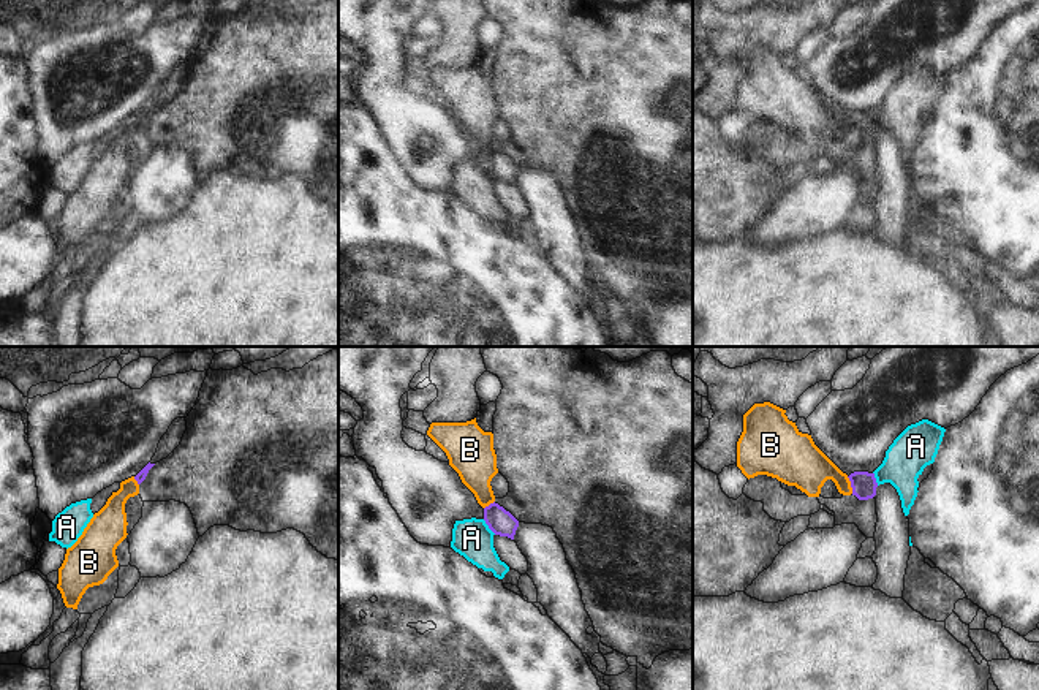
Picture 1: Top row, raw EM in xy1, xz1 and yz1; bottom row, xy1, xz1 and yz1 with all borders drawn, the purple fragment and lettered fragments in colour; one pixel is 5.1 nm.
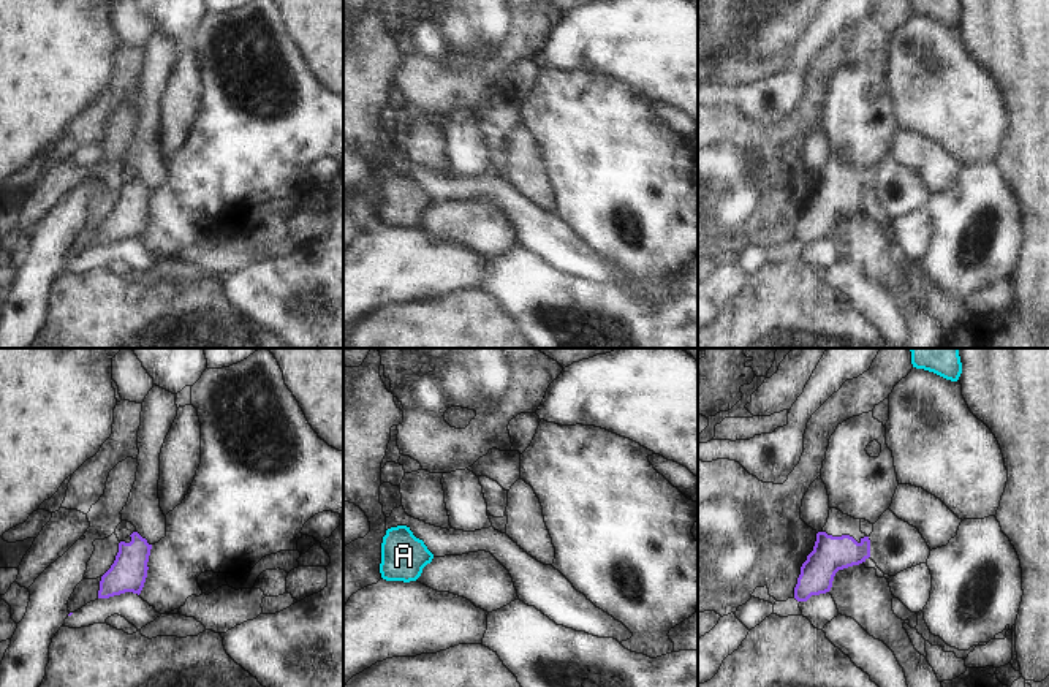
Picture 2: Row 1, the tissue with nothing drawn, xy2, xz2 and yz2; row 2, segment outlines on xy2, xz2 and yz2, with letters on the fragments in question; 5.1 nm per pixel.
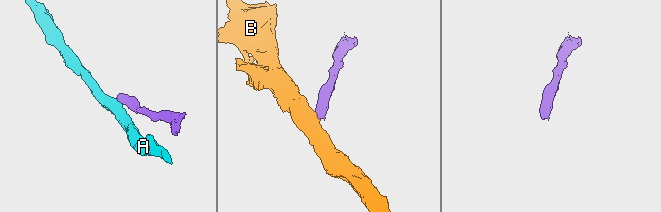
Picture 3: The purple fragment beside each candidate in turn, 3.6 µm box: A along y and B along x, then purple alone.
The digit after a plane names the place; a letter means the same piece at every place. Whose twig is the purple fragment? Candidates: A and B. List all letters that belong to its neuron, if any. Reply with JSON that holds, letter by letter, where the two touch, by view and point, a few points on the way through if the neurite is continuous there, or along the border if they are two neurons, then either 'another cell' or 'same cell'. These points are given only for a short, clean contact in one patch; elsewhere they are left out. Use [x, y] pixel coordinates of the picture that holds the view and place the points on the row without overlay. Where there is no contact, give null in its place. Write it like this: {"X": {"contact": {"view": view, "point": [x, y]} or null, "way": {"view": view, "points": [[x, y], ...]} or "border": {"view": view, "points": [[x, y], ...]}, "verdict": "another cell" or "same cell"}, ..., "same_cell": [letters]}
{"A": {"contact": {"view": "xz1", "point": [489, 173]}, "border": {"view": "xz1", "points": [[483, 165], [495, 179]]}, "verdict": "another cell"}, "B": {"contact": {"view": "yz1", "point": [851, 130]}, "border": {"view": "yz1", "points": [[846, 122], [853, 138]]}, "verdict": "another cell"}, "same_cell": []}

